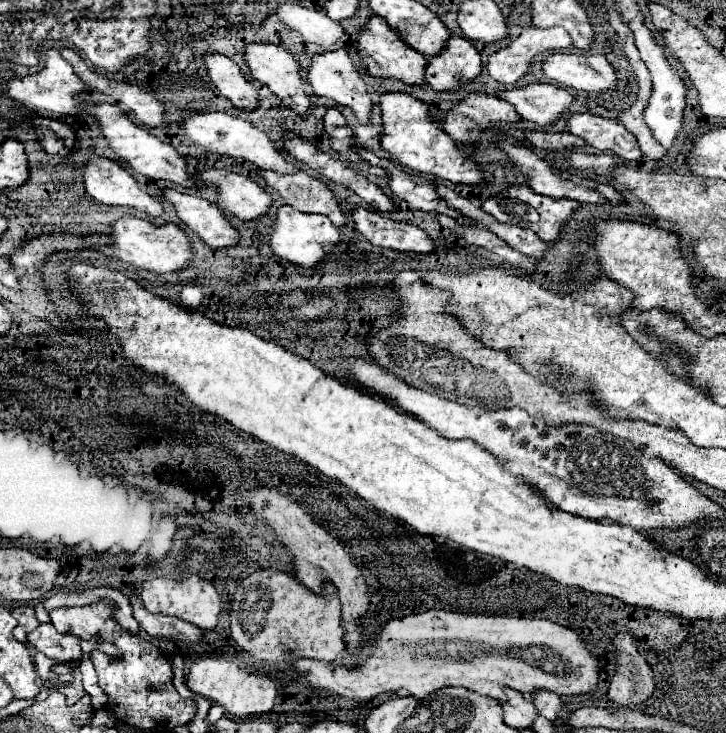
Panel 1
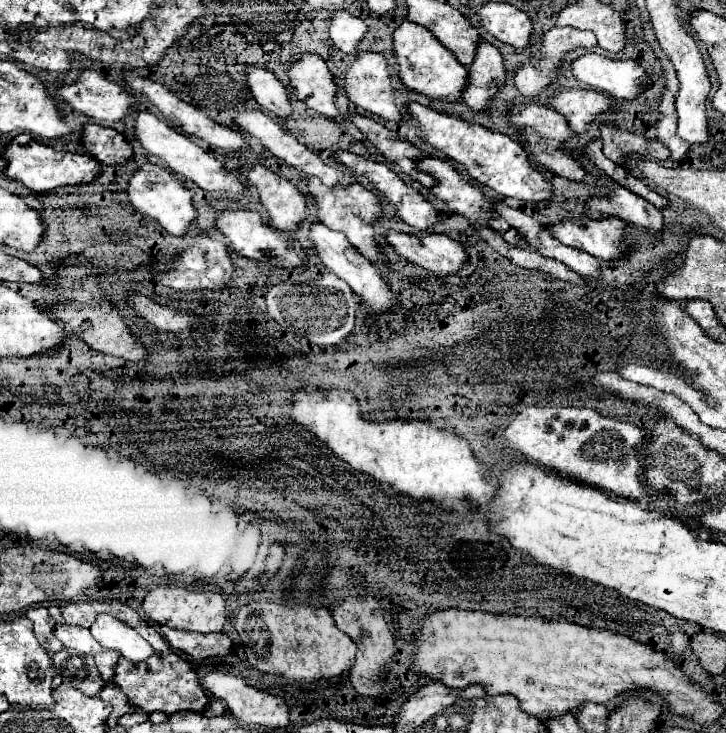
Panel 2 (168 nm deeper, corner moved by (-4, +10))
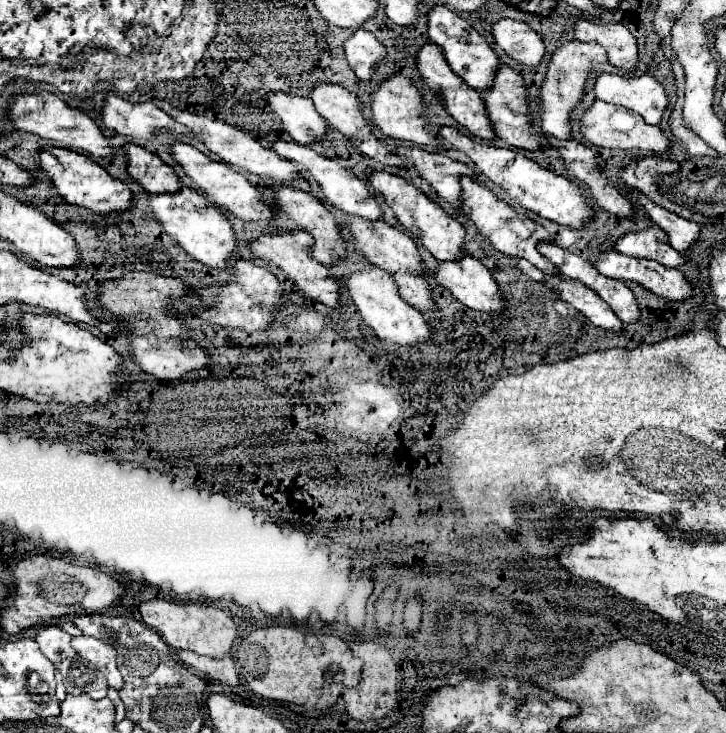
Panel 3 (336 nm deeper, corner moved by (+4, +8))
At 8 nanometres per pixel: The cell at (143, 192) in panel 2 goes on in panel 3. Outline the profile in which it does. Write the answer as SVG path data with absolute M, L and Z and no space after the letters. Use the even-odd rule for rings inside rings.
M179 188L175 194L149 194L147 198L153 218L163 226L163 230L179 242L179 246L193 256L195 260L211 266L225 268L227 260L237 248L237 238L233 236L233 228L213 202L191 188Z

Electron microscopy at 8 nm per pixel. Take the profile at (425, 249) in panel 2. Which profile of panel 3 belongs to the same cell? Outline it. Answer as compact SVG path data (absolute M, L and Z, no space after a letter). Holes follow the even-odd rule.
M463 254L451 262L439 262L433 270L435 282L449 290L459 302L479 312L501 312L503 302L491 272L473 258Z

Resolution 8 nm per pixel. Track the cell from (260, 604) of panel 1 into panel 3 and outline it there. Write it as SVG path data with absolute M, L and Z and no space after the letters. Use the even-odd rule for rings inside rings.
M263 626L263 628L253 628L247 636L239 638L237 648L233 652L235 666L241 672L241 678L249 684L249 688L263 696L263 698L275 698L291 704L301 704L307 708L327 708L337 702L341 696L341 690L345 686L355 686L359 682L361 674L361 660L353 656L351 648L347 646L345 640L337 636L327 636L327 634L307 634L299 632L295 626Z

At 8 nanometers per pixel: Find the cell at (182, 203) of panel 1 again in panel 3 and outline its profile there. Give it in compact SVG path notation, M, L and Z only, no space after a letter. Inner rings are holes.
M291 230L291 232L269 232L269 234L261 234L255 240L247 242L249 252L255 256L255 260L265 262L267 266L275 266L279 270L283 270L283 274L295 284L299 286L299 290L307 296L313 298L325 306L335 308L339 302L339 286L335 282L335 276L329 274L329 270L319 264L317 260L313 260L307 254L307 246L311 246L311 236L303 230Z

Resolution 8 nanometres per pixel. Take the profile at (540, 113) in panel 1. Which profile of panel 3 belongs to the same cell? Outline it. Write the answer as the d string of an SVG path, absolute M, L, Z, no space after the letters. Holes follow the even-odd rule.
M595 100L581 116L581 128L579 128L581 136L585 140L589 140L595 146L601 148L623 148L623 150L631 150L631 148L641 148L653 154L663 154L669 148L669 140L665 138L665 134L661 132L659 126L651 126L647 122L643 122L643 118L639 118L639 114L635 114L633 110L627 110L623 106L613 106L601 100Z

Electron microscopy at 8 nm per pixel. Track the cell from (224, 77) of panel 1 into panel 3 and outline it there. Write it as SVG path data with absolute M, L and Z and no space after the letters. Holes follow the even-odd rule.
M273 92L271 96L265 96L265 102L281 118L285 132L295 142L311 144L323 138L327 122L315 112L311 98L297 98L285 92Z

